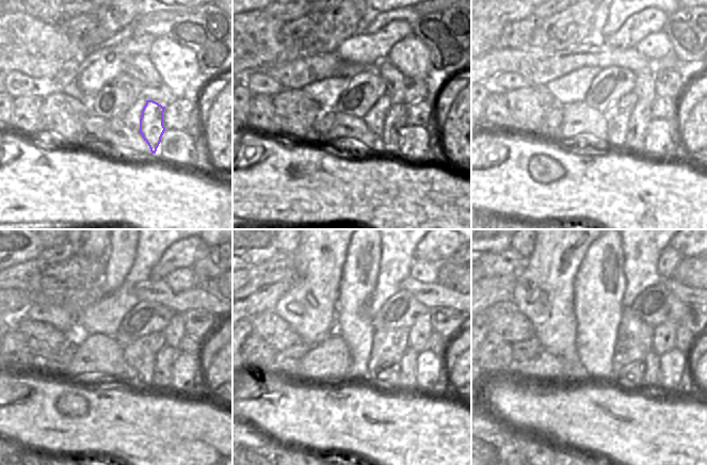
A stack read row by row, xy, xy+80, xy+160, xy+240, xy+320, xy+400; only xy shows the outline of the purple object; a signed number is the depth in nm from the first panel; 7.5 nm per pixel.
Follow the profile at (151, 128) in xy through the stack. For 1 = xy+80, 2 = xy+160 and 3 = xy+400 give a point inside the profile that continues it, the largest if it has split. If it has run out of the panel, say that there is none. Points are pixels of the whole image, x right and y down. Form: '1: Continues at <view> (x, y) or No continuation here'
1: Continues at xy+80 (396, 118)
2: Continues at xy+160 (638, 123)
3: Continues at xy+400 (652, 363).

